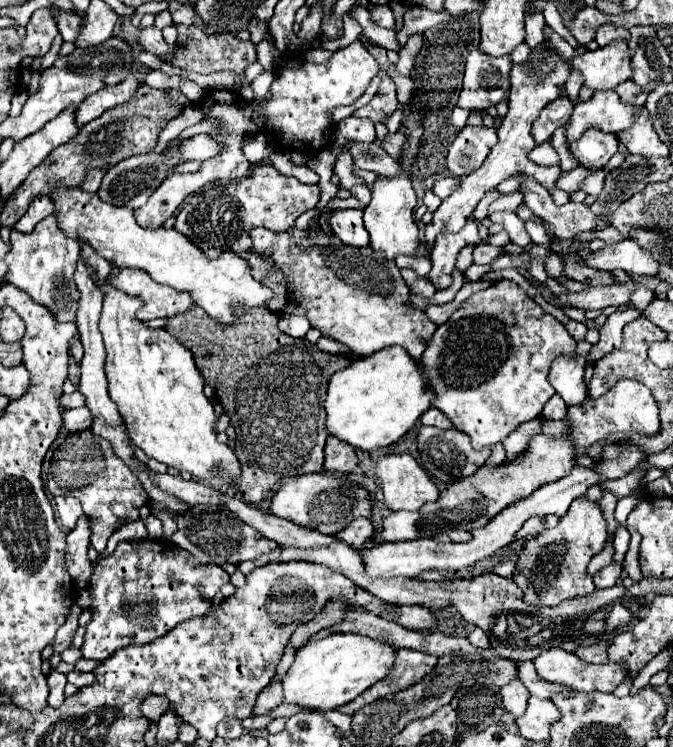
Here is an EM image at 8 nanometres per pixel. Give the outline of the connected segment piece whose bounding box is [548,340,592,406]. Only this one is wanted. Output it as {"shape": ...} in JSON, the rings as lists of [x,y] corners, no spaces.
{"shape":[[[582,340],[578,342],[578,358],[560,356],[552,362],[548,380],[568,406],[578,406],[588,398],[588,388],[584,382],[584,364],[590,348],[592,344]]]}

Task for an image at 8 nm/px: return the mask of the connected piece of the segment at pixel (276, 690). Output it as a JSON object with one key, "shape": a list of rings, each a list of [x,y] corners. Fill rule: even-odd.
{"shape":[[[272,682],[260,692],[258,704],[252,708],[252,714],[254,716],[266,714],[270,708],[276,708],[280,702],[282,702],[282,686],[280,686],[280,682]]]}

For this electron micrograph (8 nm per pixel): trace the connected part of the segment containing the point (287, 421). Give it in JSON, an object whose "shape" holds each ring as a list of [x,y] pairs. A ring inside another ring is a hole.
{"shape":[[[194,304],[190,312],[168,316],[166,320],[164,328],[194,354],[204,382],[214,388],[224,412],[230,416],[230,424],[236,430],[234,454],[242,466],[238,492],[248,504],[260,504],[266,500],[282,478],[322,472],[324,442],[328,440],[328,432],[324,428],[326,386],[330,376],[340,368],[348,368],[352,358],[322,352],[306,338],[290,338],[282,334],[278,330],[278,316],[266,308],[242,316],[242,320],[236,320],[232,326],[212,320],[206,312],[202,312],[202,308],[198,308],[198,304]]]}

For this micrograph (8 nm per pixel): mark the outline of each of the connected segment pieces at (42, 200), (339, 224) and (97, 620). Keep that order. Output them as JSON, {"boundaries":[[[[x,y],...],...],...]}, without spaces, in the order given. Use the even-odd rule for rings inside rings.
{"boundaries":[[[[38,196],[38,198],[30,204],[28,212],[18,220],[18,224],[16,224],[14,228],[20,230],[20,232],[32,232],[32,228],[34,228],[42,218],[50,216],[52,212],[54,212],[54,204],[52,204],[50,196]]],[[[358,208],[356,210],[336,210],[330,218],[330,228],[346,246],[354,246],[354,248],[370,246],[368,232],[362,220],[362,210]]],[[[170,540],[120,542],[112,554],[100,558],[92,568],[88,584],[92,620],[86,624],[84,644],[80,648],[82,658],[102,662],[118,648],[156,640],[176,624],[206,614],[228,578],[220,566],[198,564],[194,556],[182,552],[182,548],[174,548]]]]}

